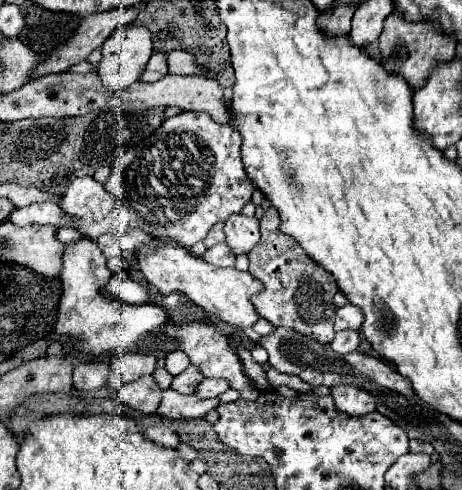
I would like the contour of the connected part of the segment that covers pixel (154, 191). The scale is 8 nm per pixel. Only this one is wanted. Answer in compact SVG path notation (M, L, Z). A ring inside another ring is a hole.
M184 111L167 118L148 138L138 142L114 162L106 180L106 190L118 198L122 206L134 212L130 228L140 228L152 238L190 248L192 244L204 240L216 222L226 222L232 214L240 214L244 204L252 198L254 186L244 170L240 144L242 136L234 126L220 126L206 112Z

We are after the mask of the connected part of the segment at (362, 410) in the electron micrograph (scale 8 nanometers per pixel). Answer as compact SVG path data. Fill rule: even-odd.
M336 386L332 388L332 398L334 406L346 416L364 416L374 412L374 398L364 390L352 386Z

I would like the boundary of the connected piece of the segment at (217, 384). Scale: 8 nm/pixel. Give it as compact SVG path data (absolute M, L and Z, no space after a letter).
M204 378L196 388L196 396L200 400L206 400L206 398L216 398L226 390L228 390L228 384L224 384L224 380L208 380L208 378Z

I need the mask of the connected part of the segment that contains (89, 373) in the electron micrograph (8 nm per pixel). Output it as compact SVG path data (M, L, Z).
M82 362L74 368L72 382L76 390L88 392L106 386L108 380L108 362Z

